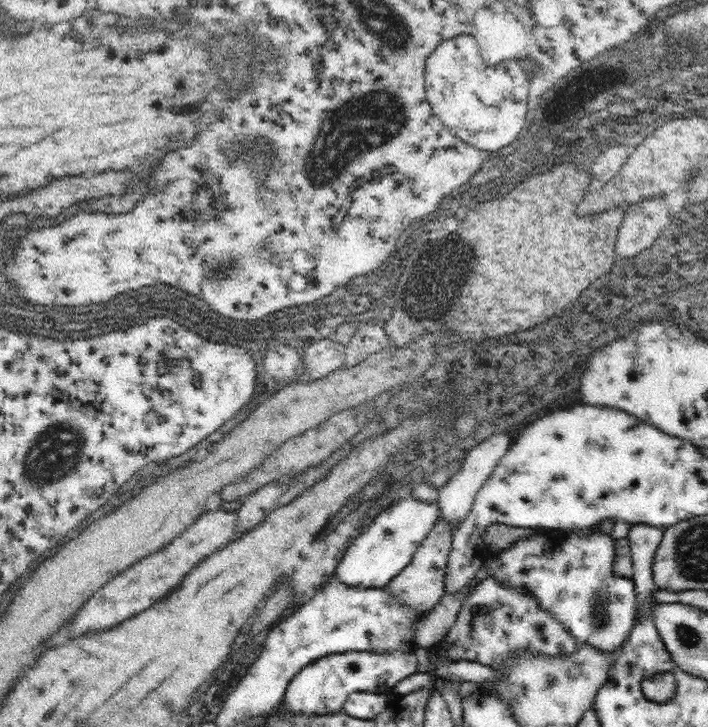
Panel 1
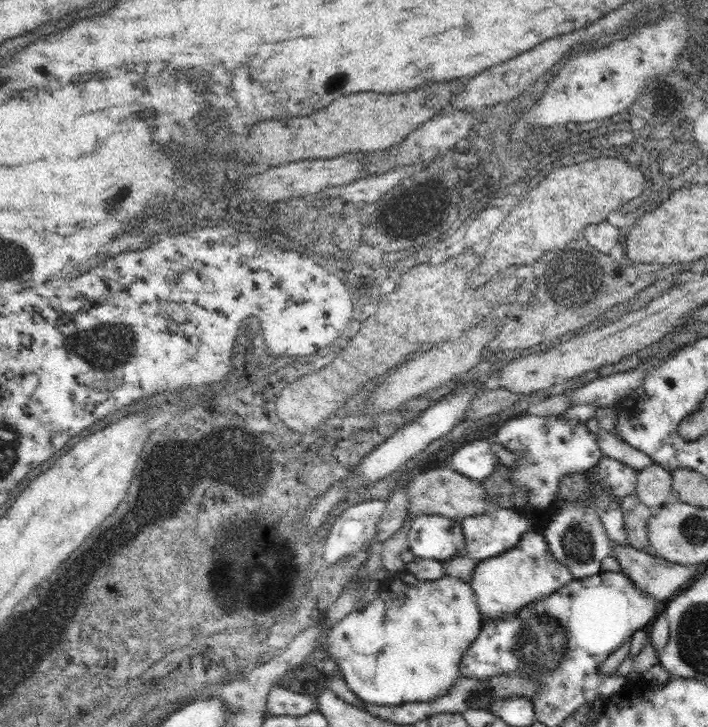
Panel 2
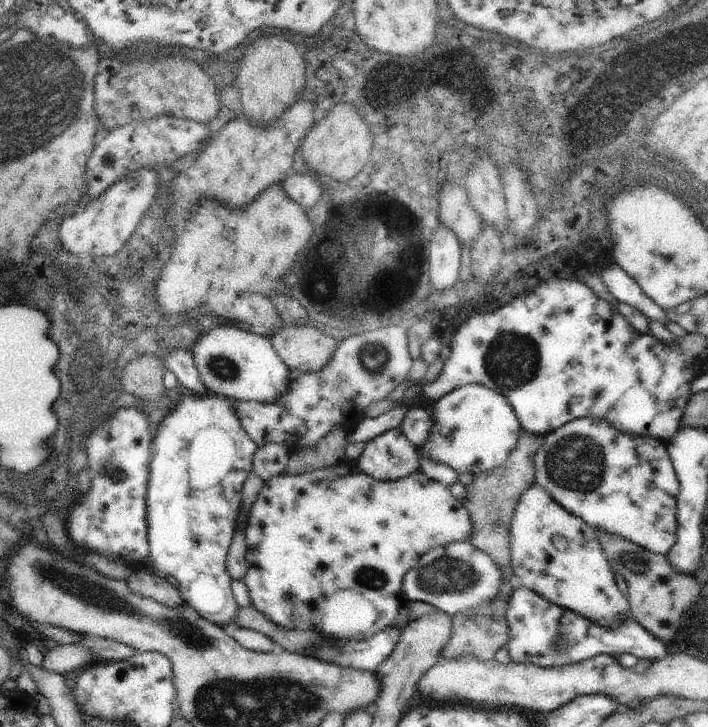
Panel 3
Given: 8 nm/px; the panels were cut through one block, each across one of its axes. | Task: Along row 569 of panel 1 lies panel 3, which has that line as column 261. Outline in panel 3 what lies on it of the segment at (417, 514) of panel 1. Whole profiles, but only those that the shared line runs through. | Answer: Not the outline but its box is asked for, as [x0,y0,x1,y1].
[193,326,289,404]

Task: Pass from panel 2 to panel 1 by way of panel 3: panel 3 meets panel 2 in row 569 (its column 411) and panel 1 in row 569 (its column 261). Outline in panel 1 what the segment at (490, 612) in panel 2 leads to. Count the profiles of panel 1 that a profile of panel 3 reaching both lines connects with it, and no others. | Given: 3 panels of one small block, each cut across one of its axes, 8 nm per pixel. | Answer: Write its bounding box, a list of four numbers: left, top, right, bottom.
[486,526,636,652]

